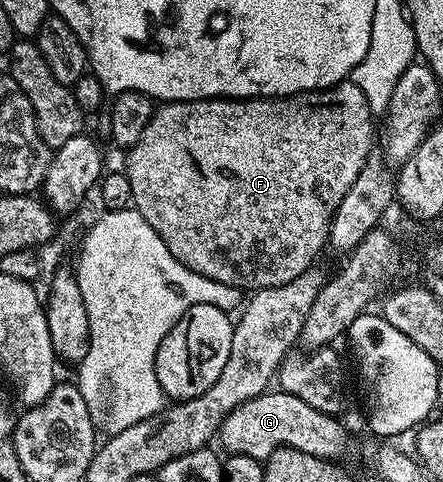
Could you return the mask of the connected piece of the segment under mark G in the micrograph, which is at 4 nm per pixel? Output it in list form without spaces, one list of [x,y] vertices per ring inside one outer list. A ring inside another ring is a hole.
[[[268,390],[233,410],[219,428],[217,444],[227,454],[249,454],[249,458],[266,461],[279,448],[296,448],[322,460],[343,462],[351,448],[351,436],[338,415],[322,412],[309,402],[301,402],[282,390]]]

